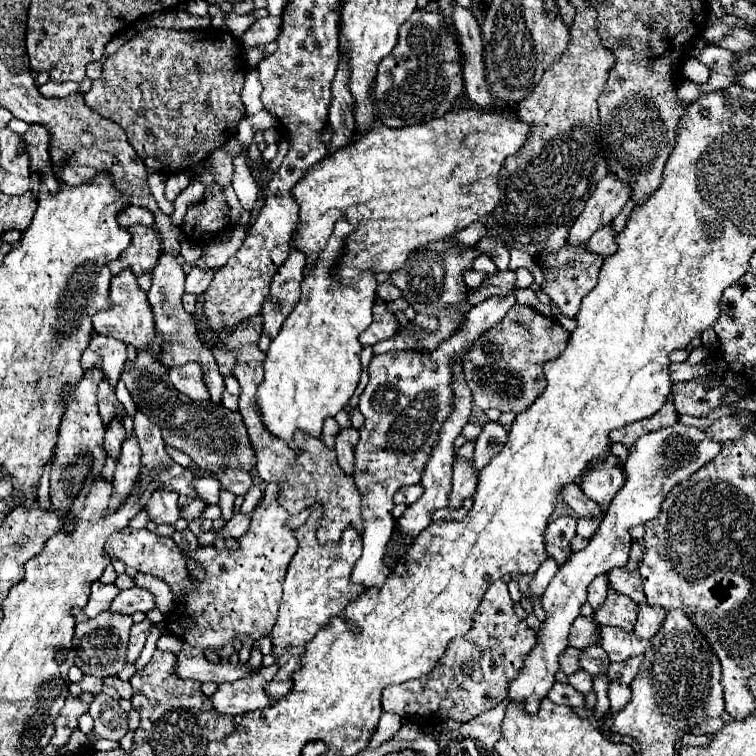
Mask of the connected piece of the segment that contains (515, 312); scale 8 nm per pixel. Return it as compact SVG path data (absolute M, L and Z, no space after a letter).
M515 304L515 308L511 308L511 312L507 312L507 316L499 324L495 324L495 328L491 328L491 332L479 338L479 344L475 344L475 348L471 348L471 352L467 354L467 360L463 360L463 374L473 392L473 402L481 410L497 408L501 412L525 412L547 386L543 364L561 356L567 342L569 332L555 318L547 318L529 306Z

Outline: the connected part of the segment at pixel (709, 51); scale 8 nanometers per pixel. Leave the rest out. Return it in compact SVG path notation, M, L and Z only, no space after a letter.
M707 46L703 48L703 52L697 56L697 60L705 66L709 66L711 70L717 70L717 90L719 88L729 88L731 82L735 80L737 72L731 72L731 62L735 60L735 54L725 50L725 48L715 48L715 46Z

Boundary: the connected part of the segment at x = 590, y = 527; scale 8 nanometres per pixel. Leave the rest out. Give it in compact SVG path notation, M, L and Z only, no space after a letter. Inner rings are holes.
M580 518L577 520L576 533L586 539L590 539L601 522L601 519Z

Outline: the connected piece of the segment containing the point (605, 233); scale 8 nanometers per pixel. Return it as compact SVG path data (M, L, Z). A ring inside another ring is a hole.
M605 224L603 228L599 228L599 230L595 232L595 236L589 238L587 246L589 246L591 250L595 250L597 254L605 256L605 258L611 256L611 252L615 252L615 248L617 248L617 236L615 236L615 232L613 232L613 226L611 226L611 224Z

